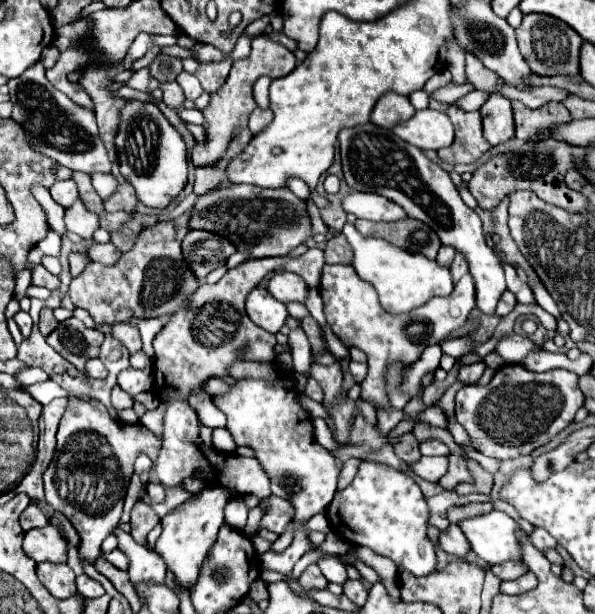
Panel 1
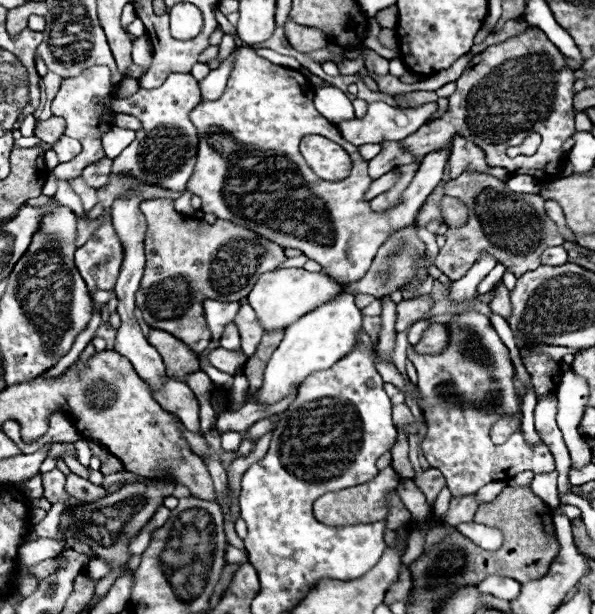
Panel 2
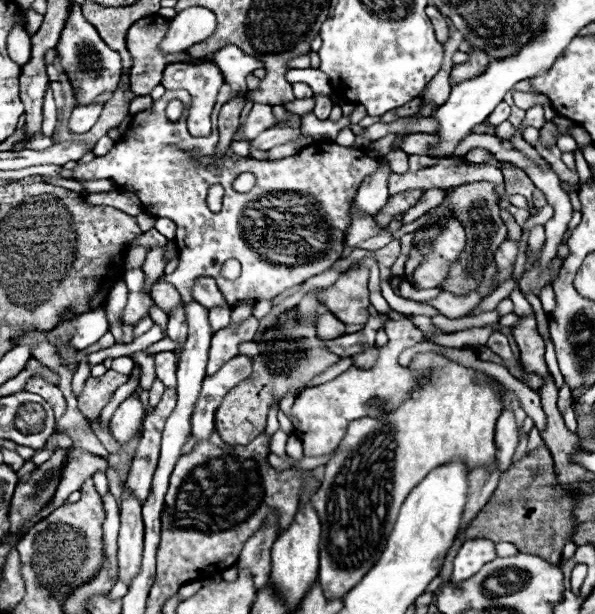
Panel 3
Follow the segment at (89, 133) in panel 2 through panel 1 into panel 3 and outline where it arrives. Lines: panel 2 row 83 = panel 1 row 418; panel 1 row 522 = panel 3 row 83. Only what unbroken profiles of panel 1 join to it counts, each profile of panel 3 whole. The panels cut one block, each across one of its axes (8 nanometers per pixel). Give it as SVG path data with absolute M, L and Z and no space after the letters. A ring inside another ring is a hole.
M78 4L72 6L70 22L64 26L64 32L60 36L58 56L60 56L60 62L64 66L66 76L70 78L70 82L74 86L76 100L80 104L90 104L96 96L100 96L100 94L104 94L108 90L116 90L118 88L120 72L122 72L120 54L114 52L114 50L110 50L104 44L104 40L96 32L96 28L84 20Z

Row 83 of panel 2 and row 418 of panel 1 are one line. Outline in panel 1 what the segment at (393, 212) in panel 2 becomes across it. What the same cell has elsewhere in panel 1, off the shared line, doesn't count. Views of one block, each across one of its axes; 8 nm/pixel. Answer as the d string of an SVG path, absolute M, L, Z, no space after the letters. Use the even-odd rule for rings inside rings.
M280 374L278 384L266 384L262 380L238 380L228 394L216 396L216 406L228 416L228 430L238 446L250 446L256 452L256 458L264 466L272 482L272 494L280 498L288 498L296 508L296 522L306 522L316 512L324 512L328 502L332 502L332 494L336 492L336 482L340 470L334 464L334 456L324 450L312 434L312 420L306 410L294 400L294 388L288 374Z

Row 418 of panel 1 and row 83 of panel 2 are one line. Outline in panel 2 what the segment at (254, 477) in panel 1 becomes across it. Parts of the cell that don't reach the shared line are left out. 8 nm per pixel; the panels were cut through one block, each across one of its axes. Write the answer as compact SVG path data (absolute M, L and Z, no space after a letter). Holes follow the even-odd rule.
M174 72L160 88L140 88L130 98L110 100L112 108L120 114L136 116L142 128L136 132L136 140L114 160L112 172L132 176L142 184L160 186L164 190L182 192L192 178L198 150L198 130L190 122L190 112L200 102L198 82L190 74ZM184 128L184 130L182 130Z

